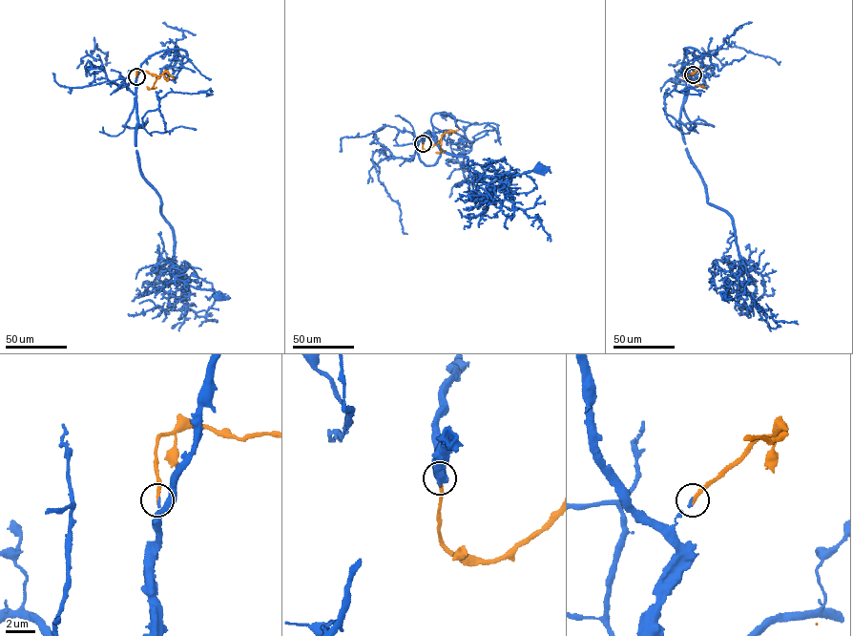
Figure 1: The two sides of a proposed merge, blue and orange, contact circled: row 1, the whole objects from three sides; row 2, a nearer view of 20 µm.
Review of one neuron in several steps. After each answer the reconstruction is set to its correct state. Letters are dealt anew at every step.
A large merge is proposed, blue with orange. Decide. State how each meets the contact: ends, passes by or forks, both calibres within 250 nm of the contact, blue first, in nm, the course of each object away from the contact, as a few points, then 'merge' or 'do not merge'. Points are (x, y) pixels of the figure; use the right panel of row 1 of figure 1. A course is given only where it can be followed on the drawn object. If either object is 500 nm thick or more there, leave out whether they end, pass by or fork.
blue ends; orange ends; calibres 140 and 240 nm; course blue (693, 74), (681, 112), (681, 131), (707, 202), (731, 218), (739, 258), (739, 275), (724, 298); course orange (693, 74), (700, 69), (686, 77), (694, 84), (703, 87), (703, 85); merge

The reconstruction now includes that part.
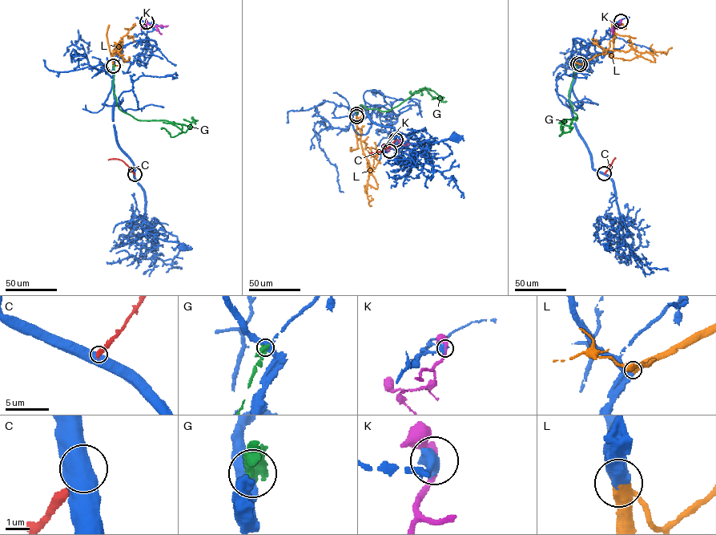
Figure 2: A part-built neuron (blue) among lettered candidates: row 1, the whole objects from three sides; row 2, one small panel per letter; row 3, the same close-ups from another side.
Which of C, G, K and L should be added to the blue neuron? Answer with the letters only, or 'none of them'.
L

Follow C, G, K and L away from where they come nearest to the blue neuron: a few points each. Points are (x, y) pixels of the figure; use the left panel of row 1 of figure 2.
C: (134, 174), (121, 160), (108, 160)
G: (114, 65), (114, 92), (120, 110), (138, 119), (166, 120), (191, 127), (172, 137), (162, 128)
K: (146, 21), (146, 24), (157, 26), (162, 34)
L: (113, 66), (112, 53), (122, 50), (118, 53), (114, 51), (115, 54), (114, 49), (118, 47)

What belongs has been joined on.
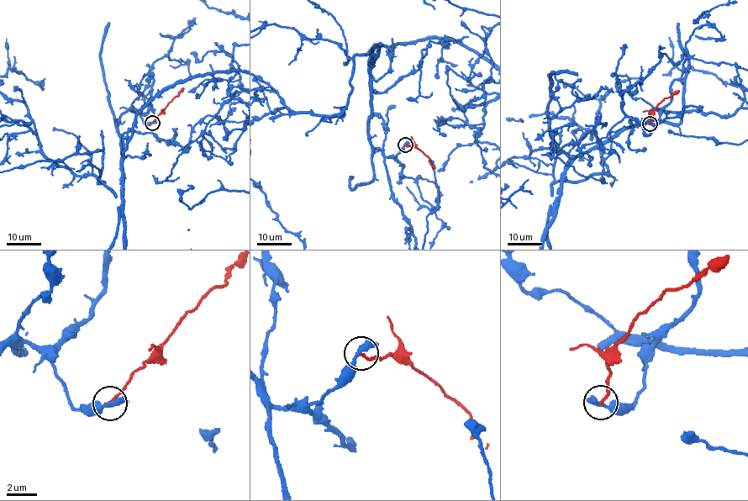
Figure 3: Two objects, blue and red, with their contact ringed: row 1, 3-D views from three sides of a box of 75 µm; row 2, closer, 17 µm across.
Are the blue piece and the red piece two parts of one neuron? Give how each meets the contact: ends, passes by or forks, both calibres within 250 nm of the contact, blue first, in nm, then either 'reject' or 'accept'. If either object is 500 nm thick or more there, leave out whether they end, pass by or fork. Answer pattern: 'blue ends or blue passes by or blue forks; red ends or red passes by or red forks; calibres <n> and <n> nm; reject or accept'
blue passes by; red ends; calibres 320 and 180 nm; accept

